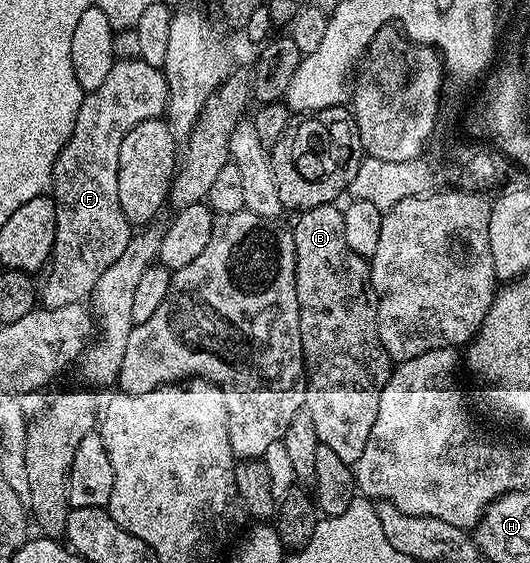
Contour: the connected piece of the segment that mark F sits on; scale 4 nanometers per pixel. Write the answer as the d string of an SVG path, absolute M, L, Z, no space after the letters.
M140 57L119 58L109 76L96 90L84 93L83 103L77 112L73 132L61 148L51 173L51 184L55 200L55 243L51 249L47 283L41 286L41 302L46 309L61 308L65 304L90 299L101 272L125 252L133 227L125 212L121 212L121 200L117 196L117 168L121 156L121 140L141 120L163 118L167 108L167 81L162 69L151 66Z

